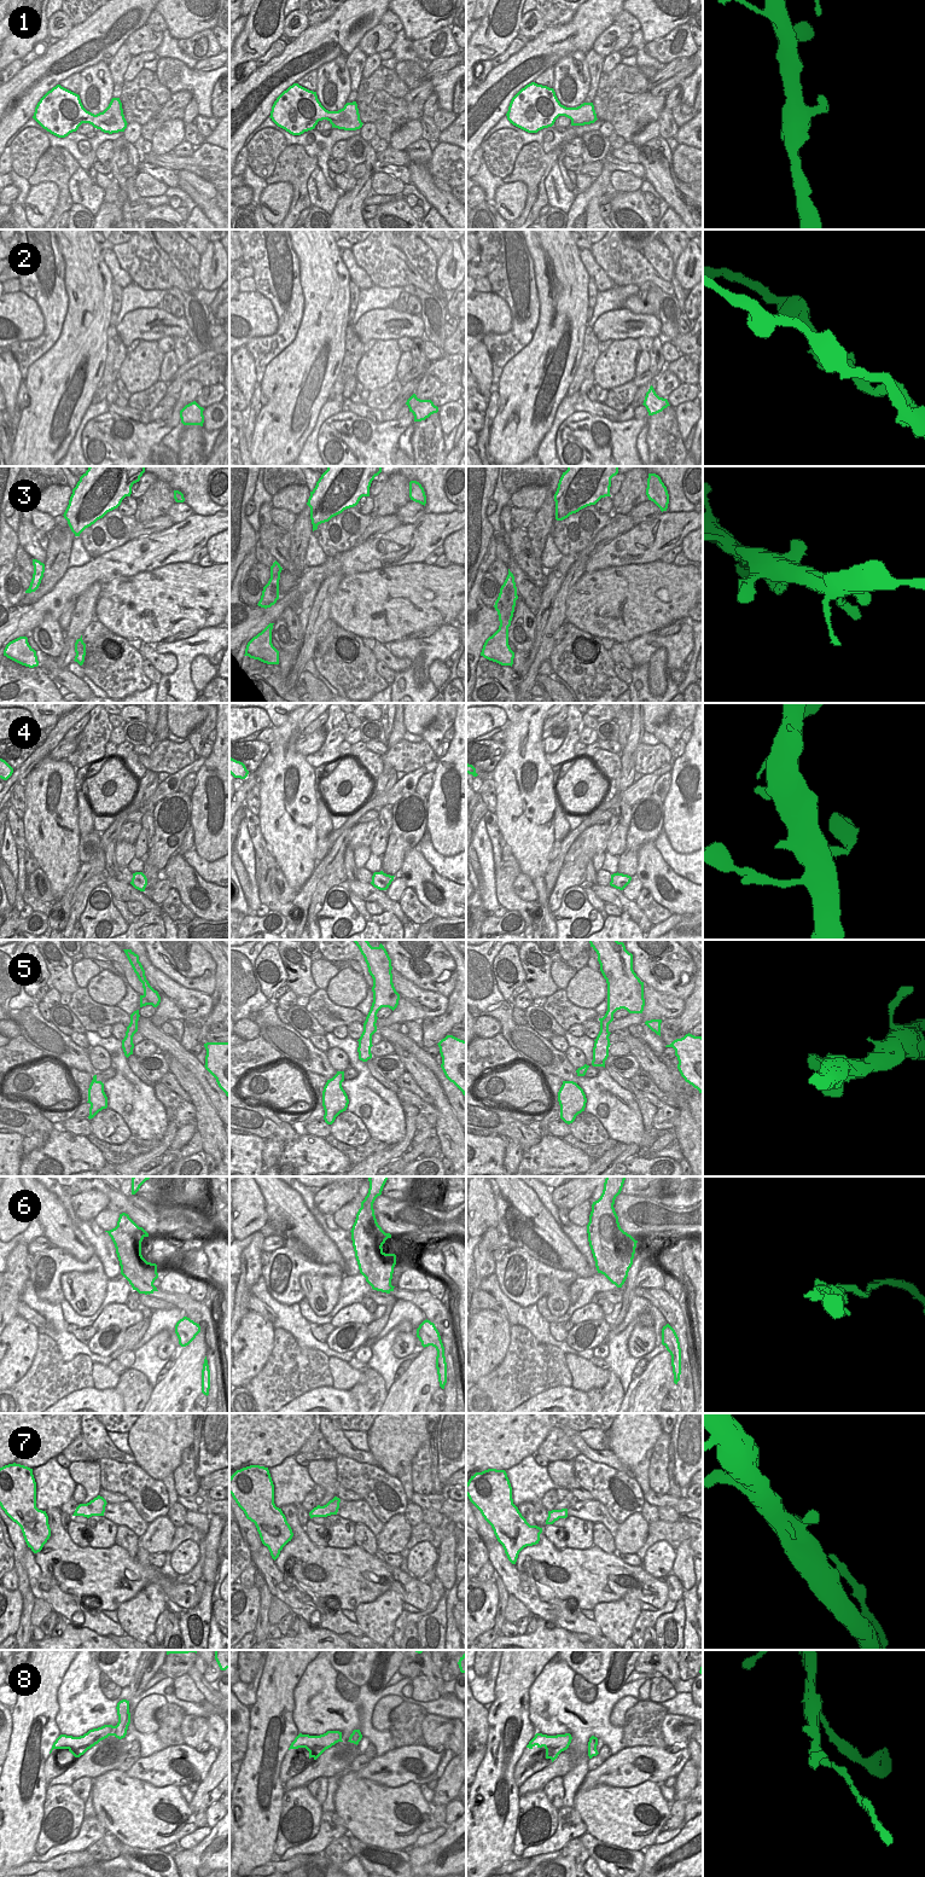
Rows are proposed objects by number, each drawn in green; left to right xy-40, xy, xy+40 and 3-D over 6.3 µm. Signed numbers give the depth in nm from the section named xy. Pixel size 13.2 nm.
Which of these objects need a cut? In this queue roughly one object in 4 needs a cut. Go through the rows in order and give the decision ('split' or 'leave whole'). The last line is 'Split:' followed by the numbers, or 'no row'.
1: leave whole
2: leave whole
3: leave whole
4: leave whole
5: leave whole
6: split
7: leave whole
8: split
Split: 6, 8

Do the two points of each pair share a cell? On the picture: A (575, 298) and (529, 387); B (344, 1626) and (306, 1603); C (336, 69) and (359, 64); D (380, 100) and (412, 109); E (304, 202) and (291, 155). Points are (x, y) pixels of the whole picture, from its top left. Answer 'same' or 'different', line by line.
A: same
B: same
C: different
D: same
E: same

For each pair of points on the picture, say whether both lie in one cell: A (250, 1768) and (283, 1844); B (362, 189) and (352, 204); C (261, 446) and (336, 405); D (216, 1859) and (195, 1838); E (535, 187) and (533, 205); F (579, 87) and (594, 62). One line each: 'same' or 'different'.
A: different
B: same
C: different
D: different
E: same
F: different

